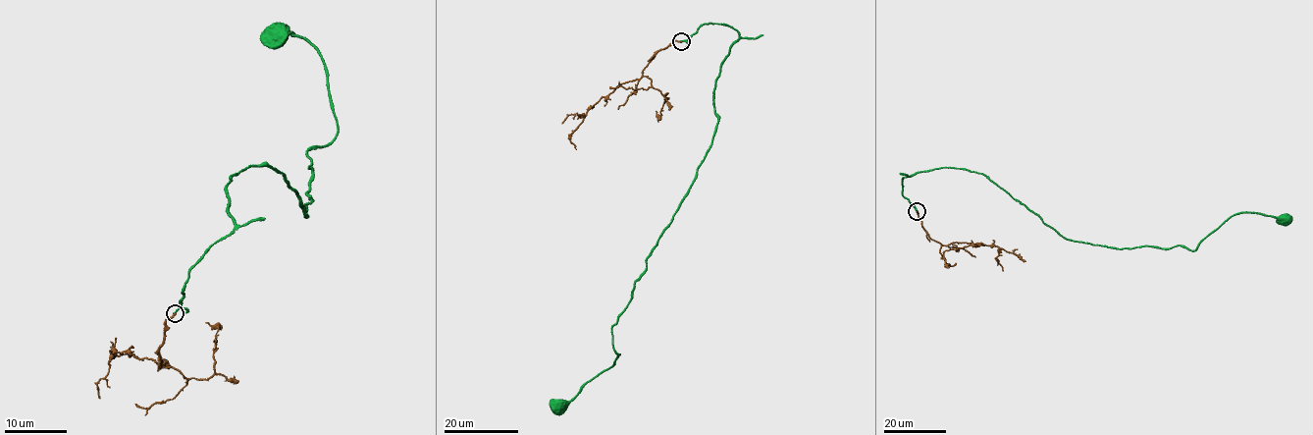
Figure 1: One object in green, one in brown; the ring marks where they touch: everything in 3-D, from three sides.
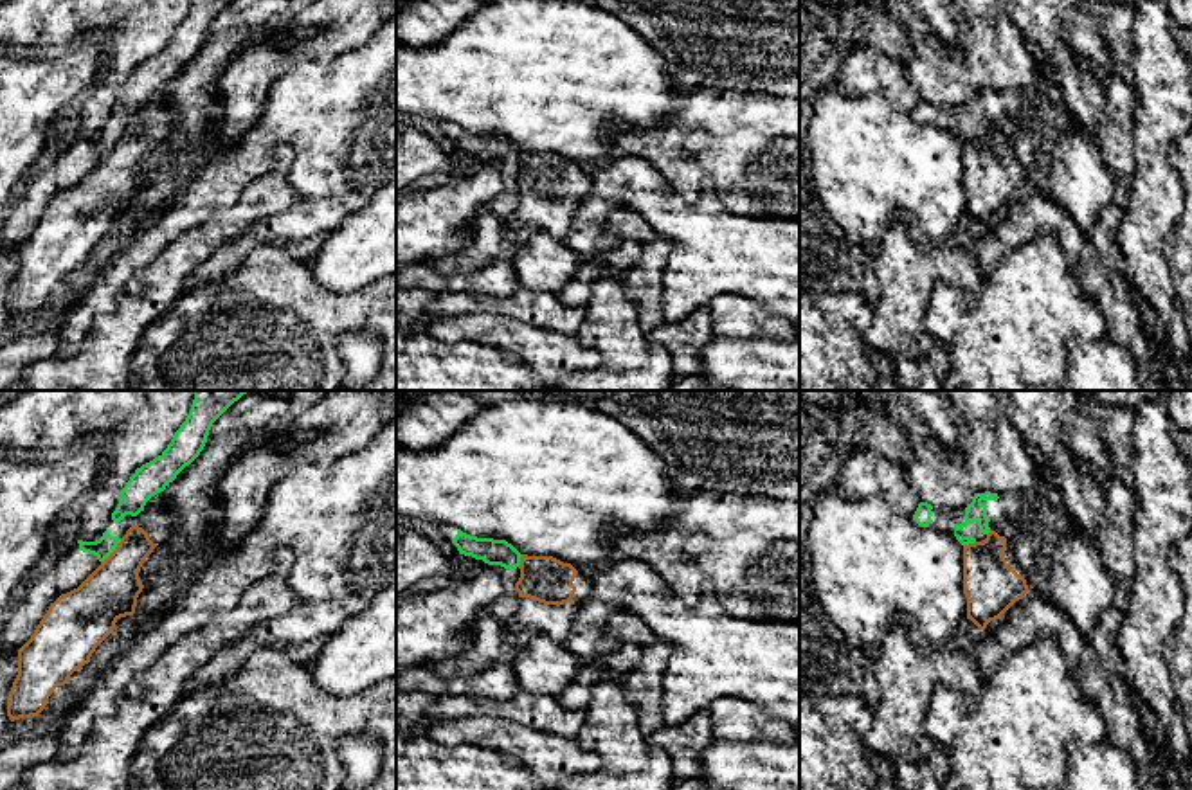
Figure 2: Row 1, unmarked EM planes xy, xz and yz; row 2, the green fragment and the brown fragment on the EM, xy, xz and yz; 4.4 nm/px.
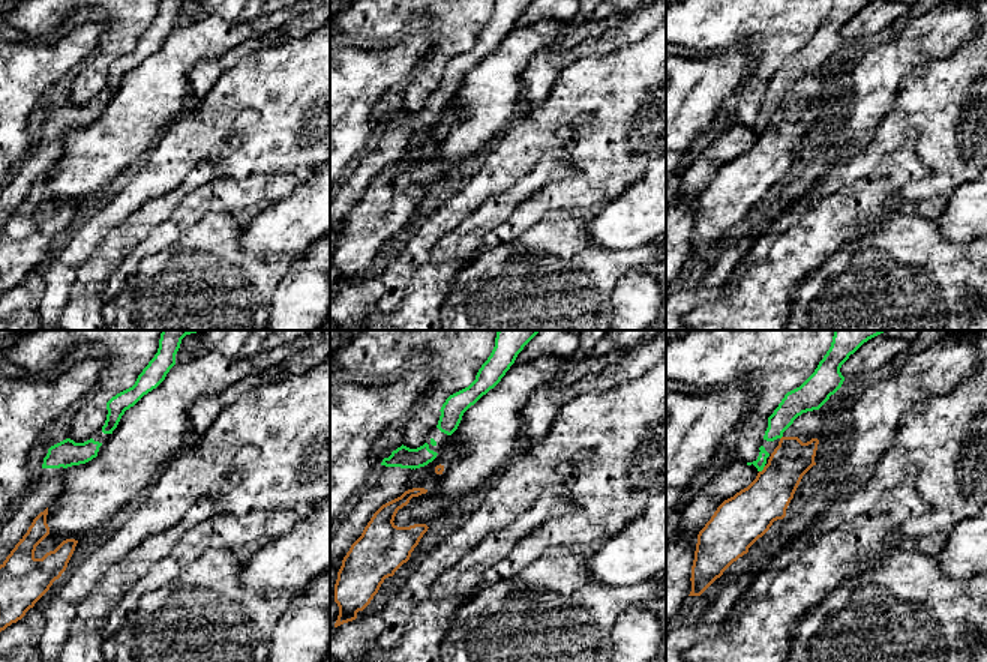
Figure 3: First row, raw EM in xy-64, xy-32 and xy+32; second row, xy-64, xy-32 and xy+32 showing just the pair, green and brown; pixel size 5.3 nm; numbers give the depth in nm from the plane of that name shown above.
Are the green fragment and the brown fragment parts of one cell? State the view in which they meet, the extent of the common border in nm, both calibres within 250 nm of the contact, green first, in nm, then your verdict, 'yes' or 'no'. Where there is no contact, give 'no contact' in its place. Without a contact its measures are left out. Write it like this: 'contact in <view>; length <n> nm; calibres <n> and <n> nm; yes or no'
contact in xy; length 140 nm; calibres 90 and 240 nm; no

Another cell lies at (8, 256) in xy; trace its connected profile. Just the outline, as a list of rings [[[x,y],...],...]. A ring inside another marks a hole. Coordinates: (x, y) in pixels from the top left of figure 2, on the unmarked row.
[[[0,248],[0,333],[9,322],[7,293],[18,272],[18,248]]]

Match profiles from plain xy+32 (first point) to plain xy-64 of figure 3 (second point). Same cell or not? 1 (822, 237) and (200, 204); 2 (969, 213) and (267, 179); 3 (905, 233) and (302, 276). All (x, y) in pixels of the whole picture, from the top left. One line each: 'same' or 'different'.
1: different
2: different
3: different

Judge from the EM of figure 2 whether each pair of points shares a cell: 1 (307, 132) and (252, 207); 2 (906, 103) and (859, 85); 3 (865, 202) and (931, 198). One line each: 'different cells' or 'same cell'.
1: different cells
2: same cell
3: same cell

